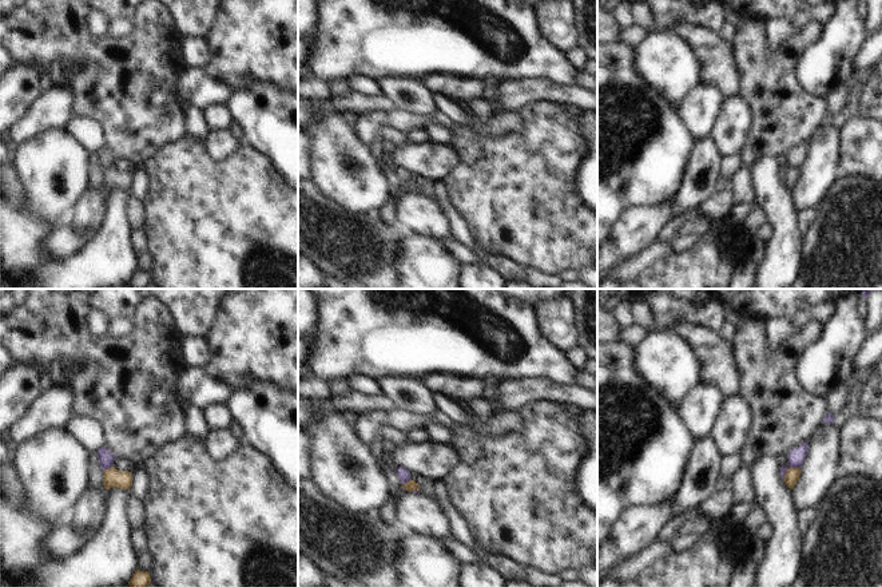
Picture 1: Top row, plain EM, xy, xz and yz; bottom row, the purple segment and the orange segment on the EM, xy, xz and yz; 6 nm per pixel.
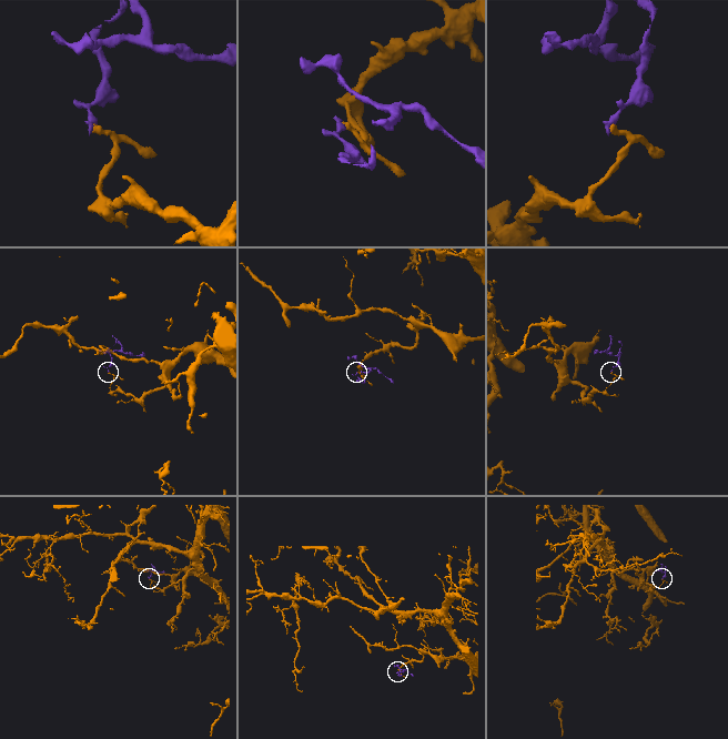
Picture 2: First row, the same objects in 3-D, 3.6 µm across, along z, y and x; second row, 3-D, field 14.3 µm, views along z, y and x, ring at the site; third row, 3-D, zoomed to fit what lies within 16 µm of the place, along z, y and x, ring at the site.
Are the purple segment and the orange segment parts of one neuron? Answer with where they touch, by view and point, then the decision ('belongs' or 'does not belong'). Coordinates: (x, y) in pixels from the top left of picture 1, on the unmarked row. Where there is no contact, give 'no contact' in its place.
meets purple in yz at (789, 167); does not belong

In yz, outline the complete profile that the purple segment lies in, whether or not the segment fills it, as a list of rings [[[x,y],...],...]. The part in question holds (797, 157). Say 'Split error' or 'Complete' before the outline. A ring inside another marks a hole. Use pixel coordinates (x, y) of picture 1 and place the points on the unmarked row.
Complete. [[[803,143],[799,147],[794,148],[788,155],[788,166],[786,168],[780,167],[780,177],[784,181],[786,171],[788,168],[800,168],[806,156],[807,156],[808,143]]]

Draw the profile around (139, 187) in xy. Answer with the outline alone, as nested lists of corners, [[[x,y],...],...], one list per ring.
[[[143,166],[135,167],[132,172],[132,186],[128,190],[130,195],[143,202],[148,190],[148,178],[143,170]]]

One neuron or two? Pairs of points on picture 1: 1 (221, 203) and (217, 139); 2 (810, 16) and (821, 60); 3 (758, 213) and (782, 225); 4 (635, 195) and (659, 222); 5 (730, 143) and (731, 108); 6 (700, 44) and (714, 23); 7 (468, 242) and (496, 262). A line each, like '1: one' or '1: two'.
1: two
2: two
3: two
4: two
5: one
6: two
7: one

